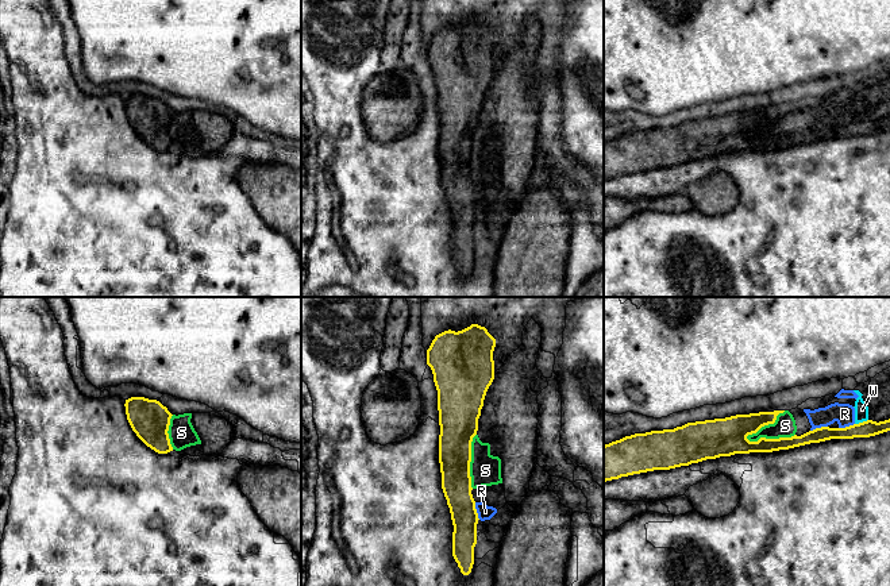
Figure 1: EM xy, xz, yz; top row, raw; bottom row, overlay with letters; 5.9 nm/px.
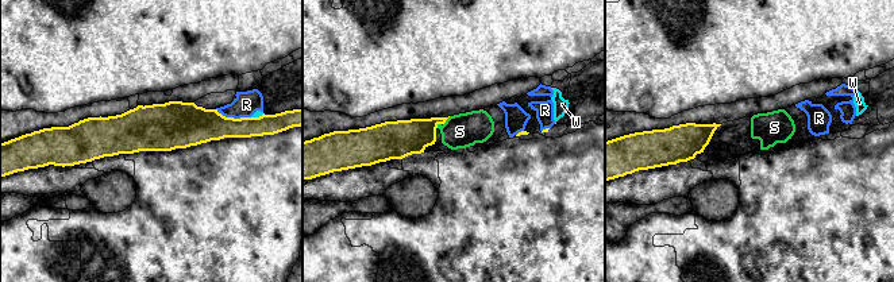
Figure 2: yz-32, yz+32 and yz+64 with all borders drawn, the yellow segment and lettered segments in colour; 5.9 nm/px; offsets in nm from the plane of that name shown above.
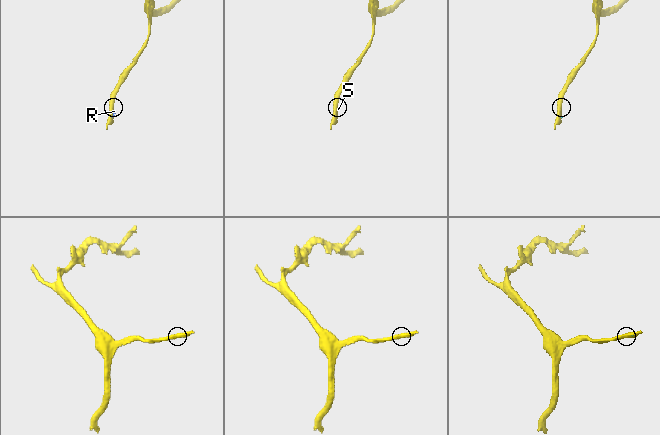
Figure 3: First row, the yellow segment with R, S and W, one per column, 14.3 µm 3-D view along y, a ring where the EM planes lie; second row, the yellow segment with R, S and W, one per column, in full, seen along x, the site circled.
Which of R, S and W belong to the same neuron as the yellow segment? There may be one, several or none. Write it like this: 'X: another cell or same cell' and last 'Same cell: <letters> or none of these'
R: another cell
S: another cell
W: another cell
Same cell: none of these

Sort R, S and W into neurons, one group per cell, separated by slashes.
R S W

